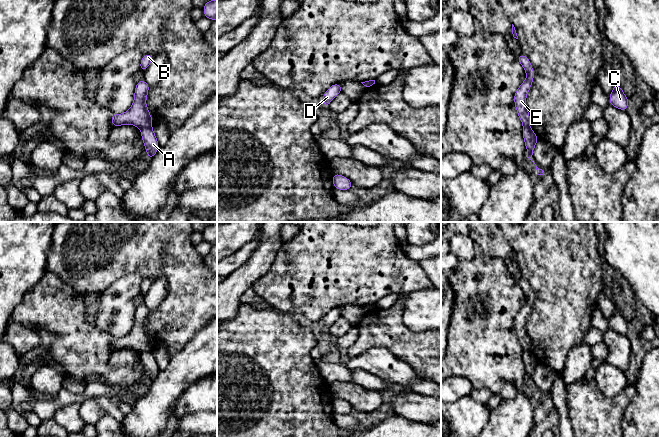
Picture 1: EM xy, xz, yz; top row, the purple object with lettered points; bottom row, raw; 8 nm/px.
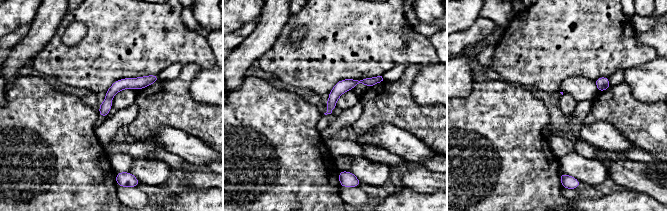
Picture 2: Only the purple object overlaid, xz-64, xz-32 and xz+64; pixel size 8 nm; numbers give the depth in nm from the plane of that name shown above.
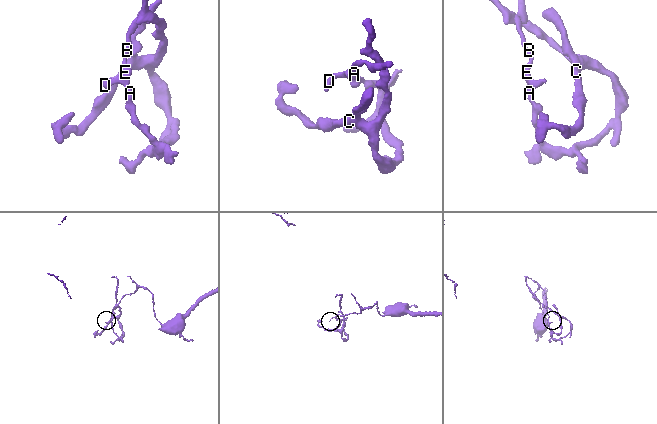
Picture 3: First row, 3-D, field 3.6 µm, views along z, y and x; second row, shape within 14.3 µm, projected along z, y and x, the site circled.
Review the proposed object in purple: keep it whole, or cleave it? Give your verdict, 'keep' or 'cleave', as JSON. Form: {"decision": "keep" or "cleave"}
{"decision": "cleave"}

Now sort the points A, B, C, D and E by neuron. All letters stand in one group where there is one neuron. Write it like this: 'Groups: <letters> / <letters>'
Groups: A C / B D E

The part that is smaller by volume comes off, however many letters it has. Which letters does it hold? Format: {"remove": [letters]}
{"remove": ["A", "C"]}

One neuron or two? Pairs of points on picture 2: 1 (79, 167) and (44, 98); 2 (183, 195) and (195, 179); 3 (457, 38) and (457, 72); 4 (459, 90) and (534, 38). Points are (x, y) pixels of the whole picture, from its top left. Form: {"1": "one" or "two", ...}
{"1": "one", "2": "two", "3": "two", "4": "two"}

